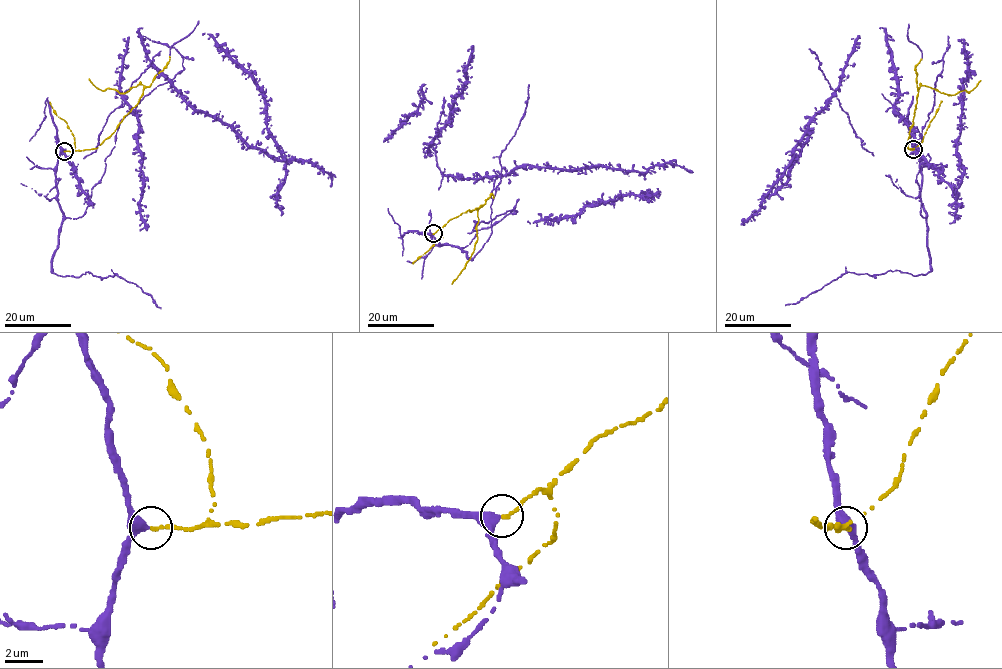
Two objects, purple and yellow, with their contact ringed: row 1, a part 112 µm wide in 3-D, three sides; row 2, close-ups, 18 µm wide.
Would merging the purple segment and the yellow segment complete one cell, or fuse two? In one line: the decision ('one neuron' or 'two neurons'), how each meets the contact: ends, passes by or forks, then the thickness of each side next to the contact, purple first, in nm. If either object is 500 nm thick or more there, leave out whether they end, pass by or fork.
one neuron | purple passes by | yellow ends | 320/240 nm

